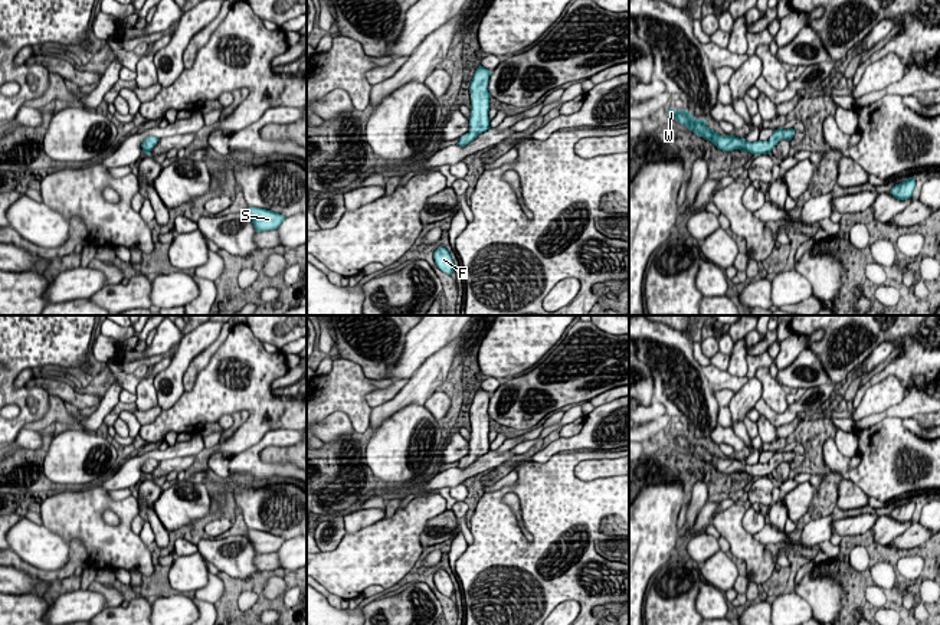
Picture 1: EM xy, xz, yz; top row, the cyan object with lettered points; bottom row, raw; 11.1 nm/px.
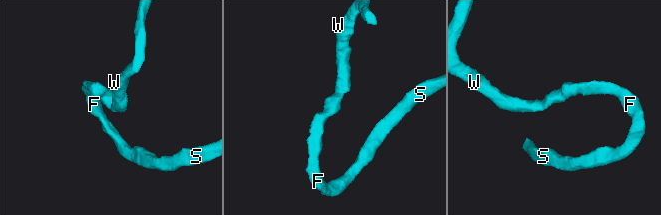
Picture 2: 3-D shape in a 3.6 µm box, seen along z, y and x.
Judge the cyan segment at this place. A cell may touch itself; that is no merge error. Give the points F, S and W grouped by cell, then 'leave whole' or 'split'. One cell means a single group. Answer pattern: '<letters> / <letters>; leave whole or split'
F S W; leave whole

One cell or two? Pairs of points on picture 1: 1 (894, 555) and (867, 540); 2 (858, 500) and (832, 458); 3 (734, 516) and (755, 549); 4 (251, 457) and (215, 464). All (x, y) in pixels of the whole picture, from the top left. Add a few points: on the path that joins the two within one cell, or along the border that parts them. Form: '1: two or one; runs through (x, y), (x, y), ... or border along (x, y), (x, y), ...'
1: one; runs through (887, 553), (880, 553), (874, 547)
2: two; border along (842, 477), (857, 484), (868, 496)
3: one; runs through (734, 524), (734, 530), (746, 542)
4: two; border along (228, 458), (231, 477)

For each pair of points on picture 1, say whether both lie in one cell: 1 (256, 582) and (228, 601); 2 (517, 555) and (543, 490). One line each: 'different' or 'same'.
1: same
2: same

